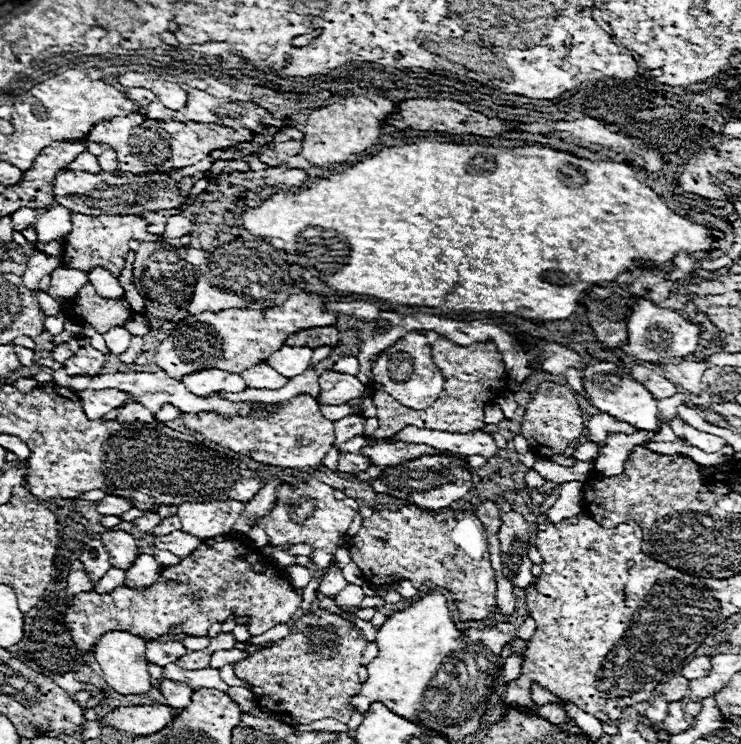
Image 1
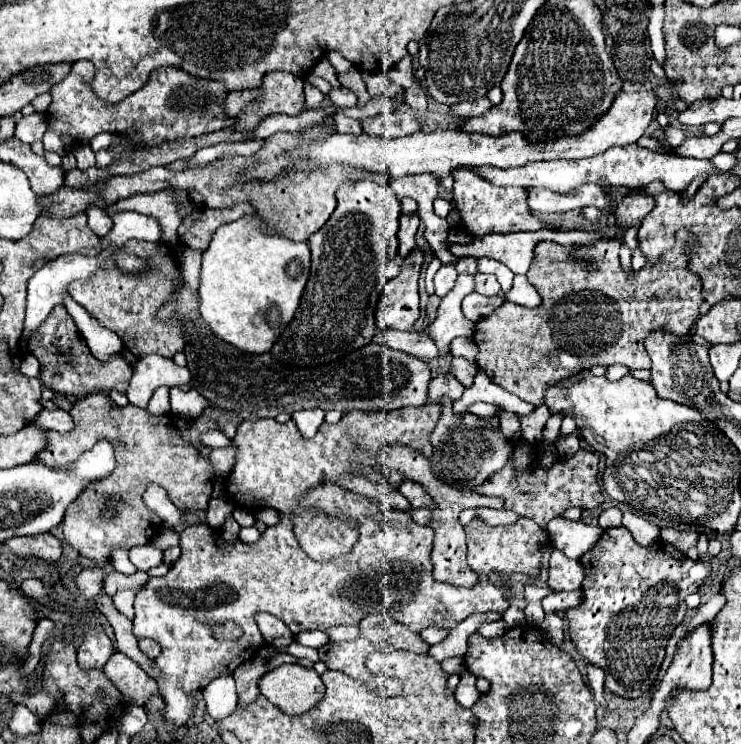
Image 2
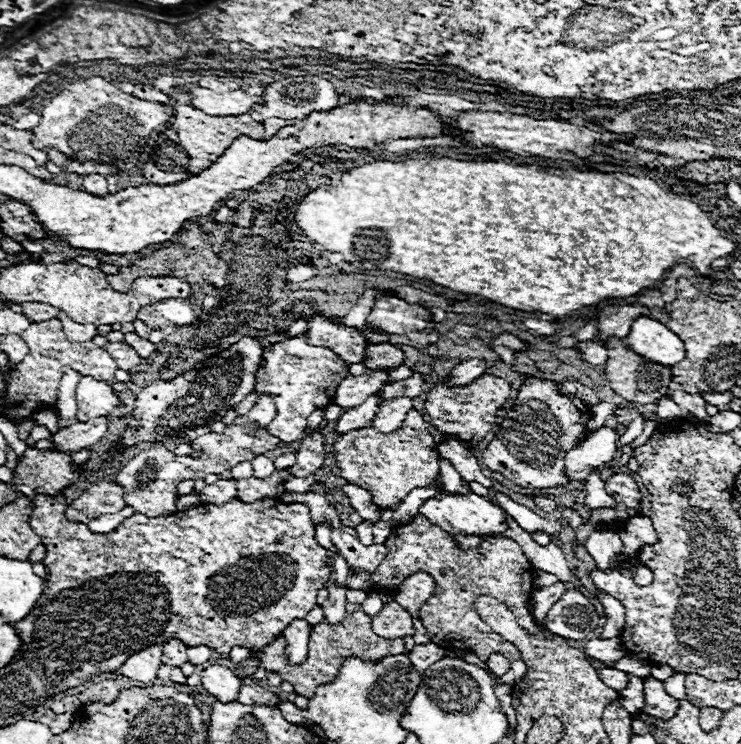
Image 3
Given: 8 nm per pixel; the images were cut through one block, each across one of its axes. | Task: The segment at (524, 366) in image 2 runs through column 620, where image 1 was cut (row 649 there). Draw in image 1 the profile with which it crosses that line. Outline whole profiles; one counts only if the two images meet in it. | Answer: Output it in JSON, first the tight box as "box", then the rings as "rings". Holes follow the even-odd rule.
{"box":[234,610,366,724],"rings":[[[324,610],[308,612],[296,622],[286,640],[272,648],[252,654],[250,658],[236,662],[234,672],[240,680],[248,682],[256,696],[258,706],[274,714],[290,714],[300,724],[310,720],[336,718],[348,724],[354,706],[350,698],[362,688],[358,680],[358,668],[362,666],[362,652],[366,638],[348,620]]]}

